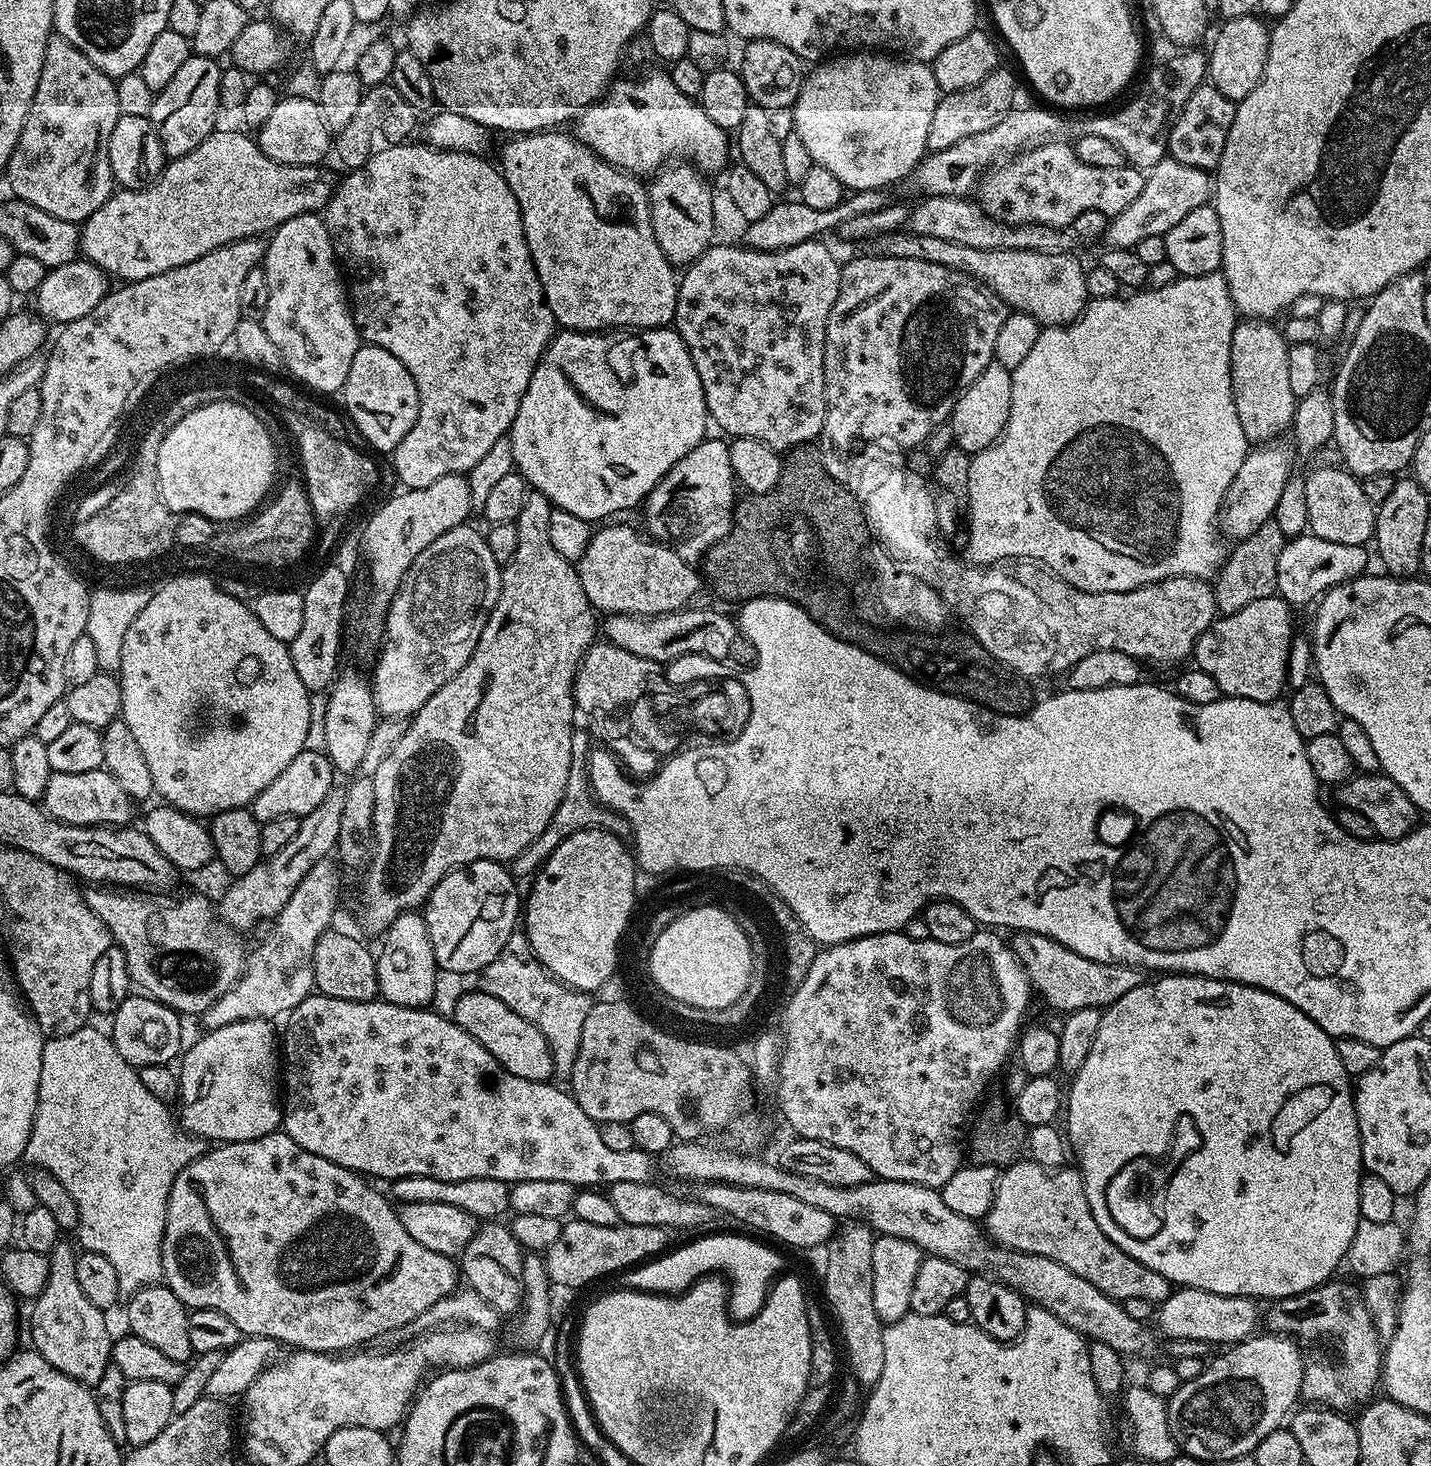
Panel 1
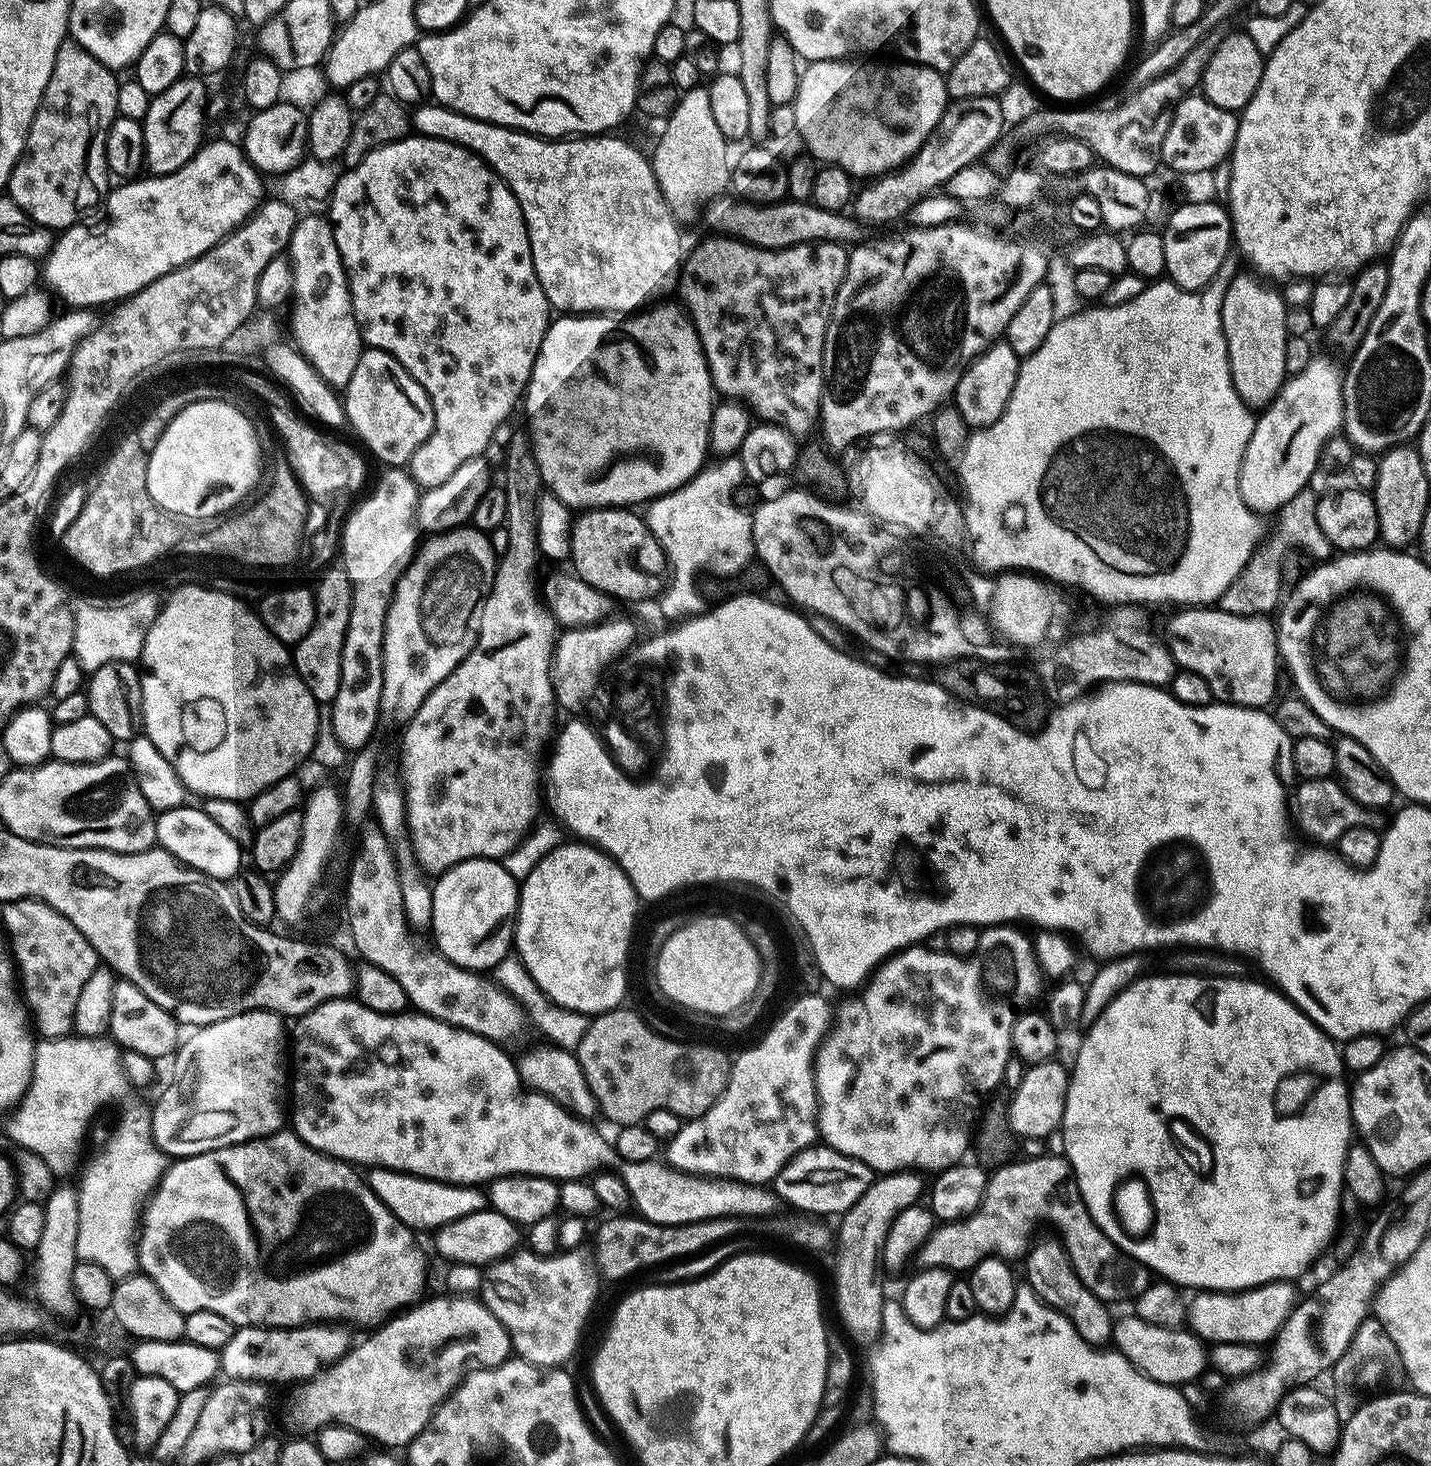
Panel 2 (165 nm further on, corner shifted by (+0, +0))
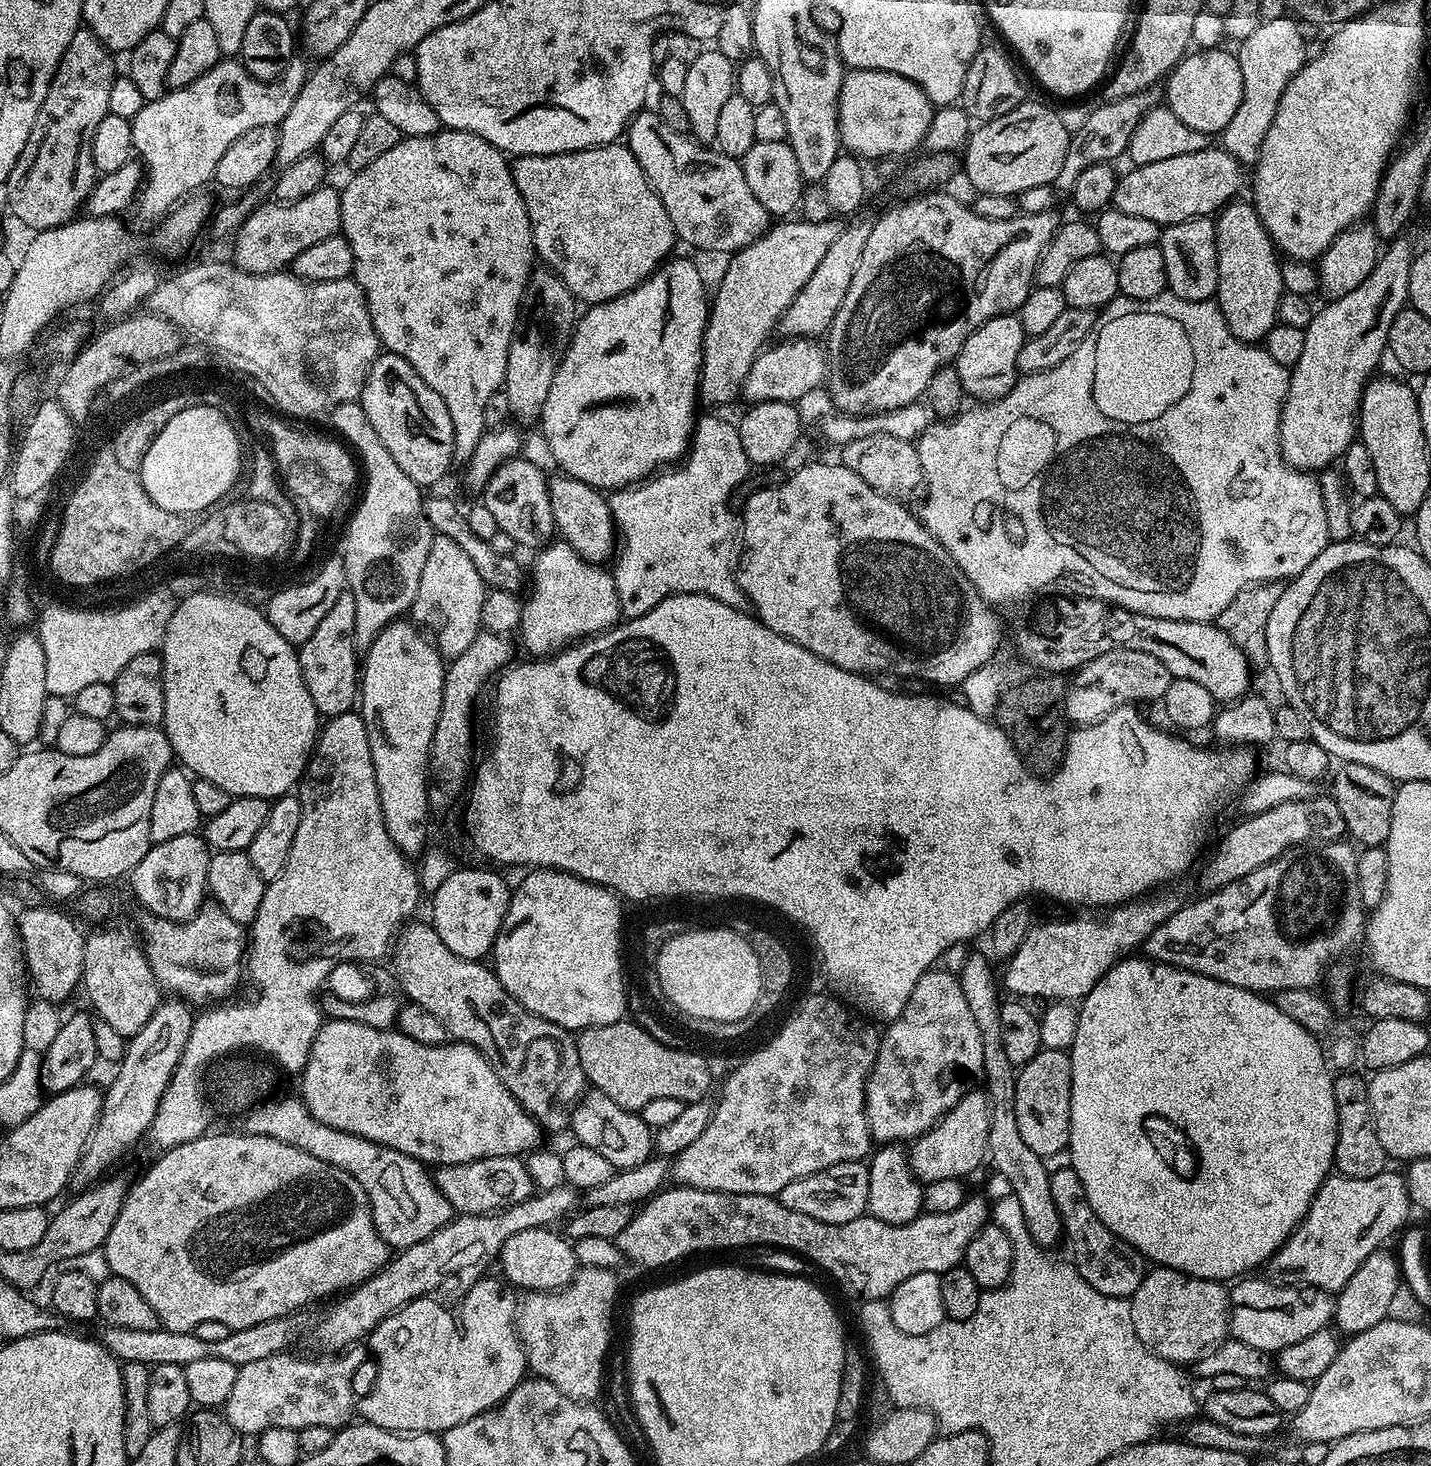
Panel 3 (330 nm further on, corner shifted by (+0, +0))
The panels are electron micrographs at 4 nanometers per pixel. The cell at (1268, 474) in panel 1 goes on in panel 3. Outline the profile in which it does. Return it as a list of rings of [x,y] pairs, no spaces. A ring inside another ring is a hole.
[[[1401,234],[1381,251],[1374,270],[1362,286],[1342,294],[1342,298],[1328,300],[1325,308],[1315,313],[1310,326],[1304,329],[1306,347],[1302,349],[1302,358],[1290,369],[1288,378],[1288,396],[1284,399],[1284,408],[1280,412],[1280,452],[1284,460],[1295,468],[1305,470],[1324,470],[1343,457],[1346,449],[1357,439],[1360,419],[1360,399],[1364,386],[1377,371],[1380,355],[1385,355],[1390,334],[1390,322],[1408,304],[1408,283],[1414,247]]]

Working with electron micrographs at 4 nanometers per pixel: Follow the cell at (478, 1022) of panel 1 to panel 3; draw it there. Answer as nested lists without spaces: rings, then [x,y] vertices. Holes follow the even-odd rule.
[[[595,1090],[585,1091],[584,1095],[576,1101],[570,1113],[570,1132],[573,1132],[575,1143],[590,1146],[590,1150],[598,1150],[598,1154],[610,1158],[612,1165],[617,1170],[630,1169],[644,1163],[654,1152],[654,1132],[653,1129],[646,1126],[646,1122],[634,1112],[627,1112],[622,1106],[618,1106],[618,1102],[610,1102],[610,1098],[606,1098],[606,1094]]]

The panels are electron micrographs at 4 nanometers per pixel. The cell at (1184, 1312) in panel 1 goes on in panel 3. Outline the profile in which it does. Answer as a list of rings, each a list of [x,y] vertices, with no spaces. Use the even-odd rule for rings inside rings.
[[[1252,1278],[1237,1279],[1230,1288],[1228,1327],[1231,1339],[1246,1342],[1246,1346],[1254,1346],[1259,1352],[1275,1354],[1333,1323],[1333,1293],[1323,1292],[1321,1288],[1289,1286],[1268,1278],[1248,1279]]]

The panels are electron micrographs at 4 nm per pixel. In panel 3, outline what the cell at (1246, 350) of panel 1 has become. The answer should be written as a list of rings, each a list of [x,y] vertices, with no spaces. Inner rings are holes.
[[[1228,202],[1215,217],[1218,286],[1215,301],[1220,305],[1228,328],[1245,342],[1260,342],[1278,322],[1280,298],[1284,295],[1282,263],[1272,236],[1251,203]]]

